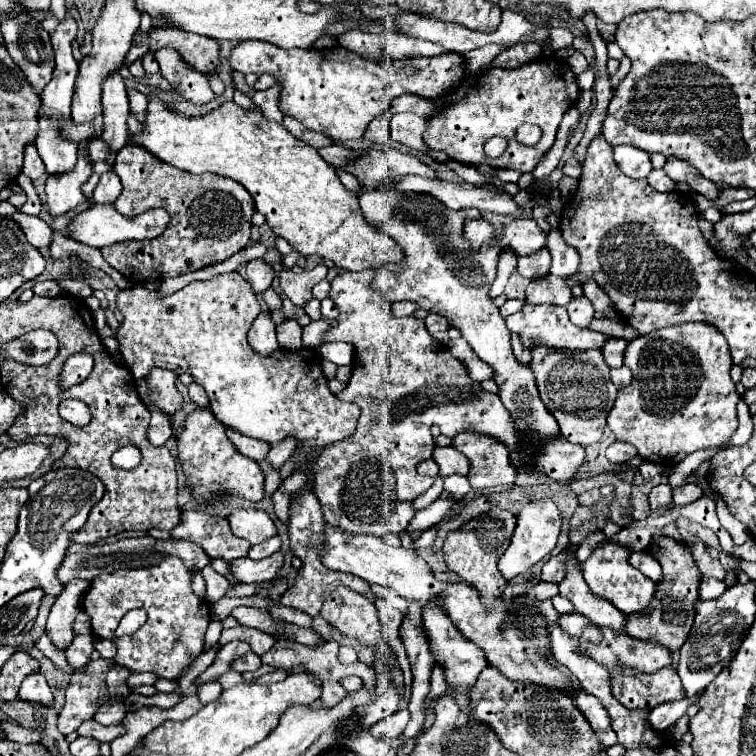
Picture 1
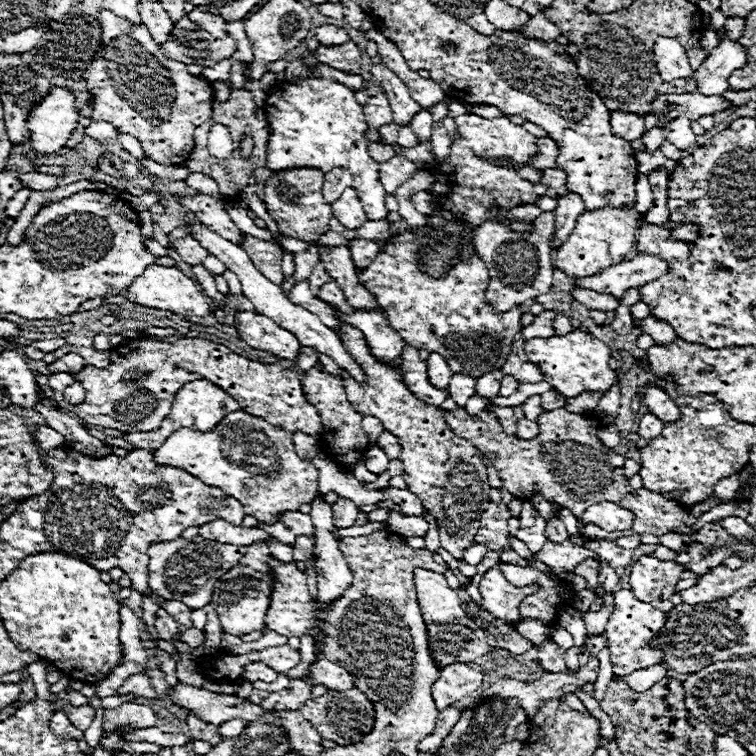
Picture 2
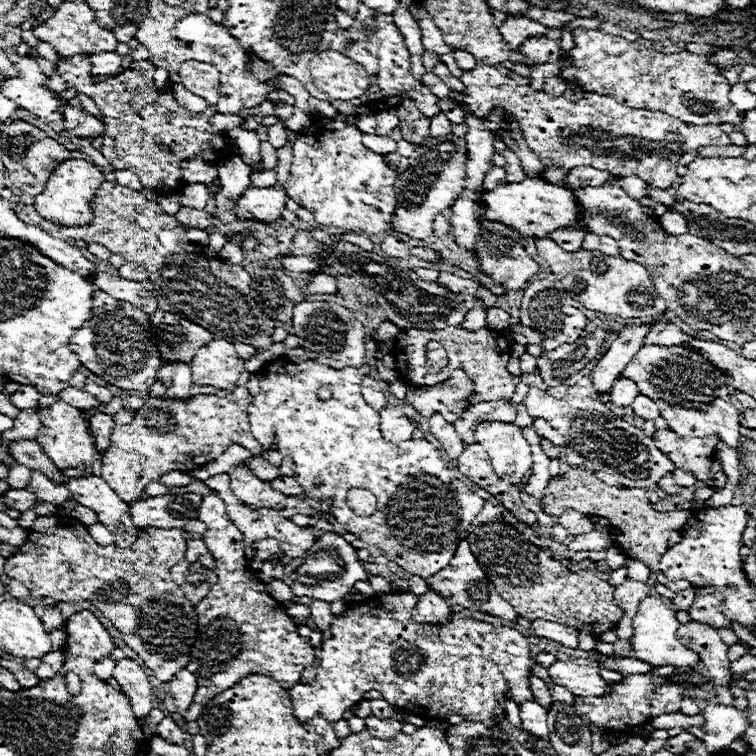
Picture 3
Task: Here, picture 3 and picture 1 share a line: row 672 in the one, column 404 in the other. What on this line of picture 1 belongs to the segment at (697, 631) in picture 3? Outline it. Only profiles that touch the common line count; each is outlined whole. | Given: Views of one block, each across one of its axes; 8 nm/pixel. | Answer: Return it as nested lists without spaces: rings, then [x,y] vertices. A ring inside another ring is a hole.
[[[406,708],[394,712],[392,716],[386,716],[384,720],[380,720],[372,726],[372,736],[382,738],[390,744],[392,740],[396,740],[404,732],[404,728],[408,724],[408,716],[410,716],[410,712]]]

